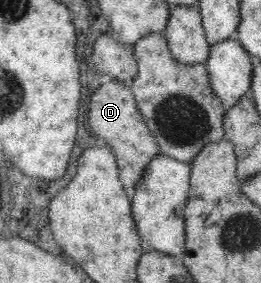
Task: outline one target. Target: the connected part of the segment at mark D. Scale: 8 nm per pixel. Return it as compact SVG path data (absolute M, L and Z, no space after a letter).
M104 79L101 87L91 95L89 105L90 113L86 125L92 131L92 138L100 137L107 141L107 145L117 157L117 169L124 190L132 197L137 181L148 167L148 162L159 155L159 145L138 110L129 83Z

